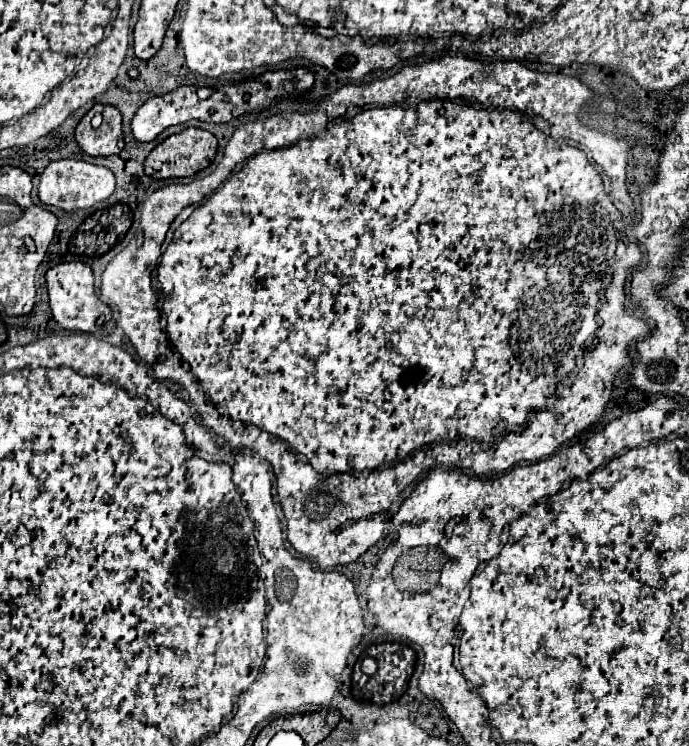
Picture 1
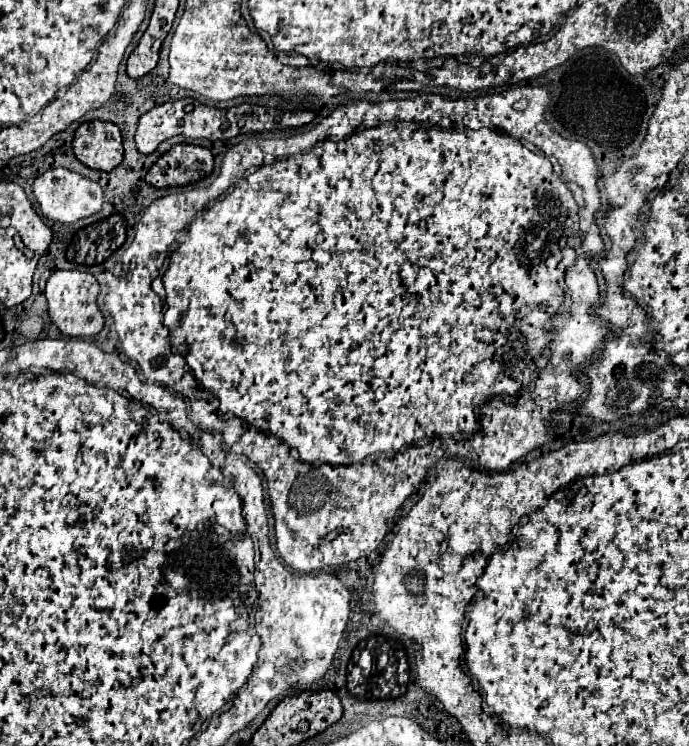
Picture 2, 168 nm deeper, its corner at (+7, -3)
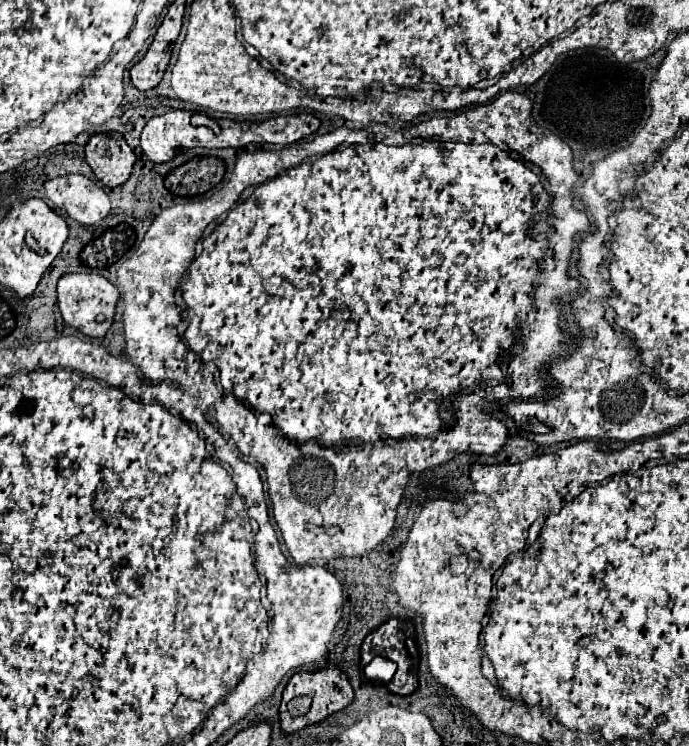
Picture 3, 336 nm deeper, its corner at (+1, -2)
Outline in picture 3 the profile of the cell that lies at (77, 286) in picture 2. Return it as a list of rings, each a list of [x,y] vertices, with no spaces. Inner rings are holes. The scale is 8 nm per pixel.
[[[64,274],[58,282],[58,308],[60,308],[64,322],[80,330],[82,334],[94,336],[94,338],[100,338],[108,332],[112,318],[114,318],[118,296],[120,294],[116,286],[98,274]],[[98,314],[104,316],[102,322],[98,322]]]

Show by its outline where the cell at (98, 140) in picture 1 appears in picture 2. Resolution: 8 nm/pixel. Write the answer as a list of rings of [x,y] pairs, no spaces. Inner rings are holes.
[[[82,123],[74,135],[74,153],[90,169],[112,171],[124,157],[120,129],[114,123]]]

